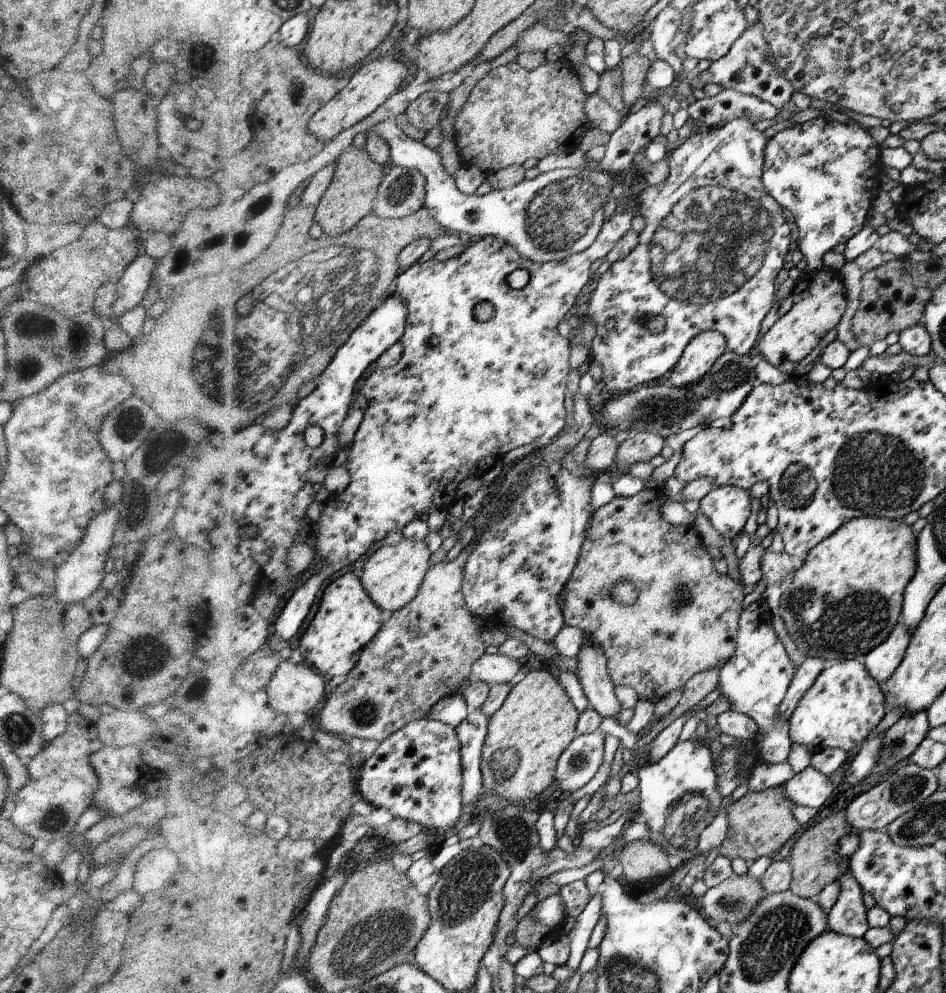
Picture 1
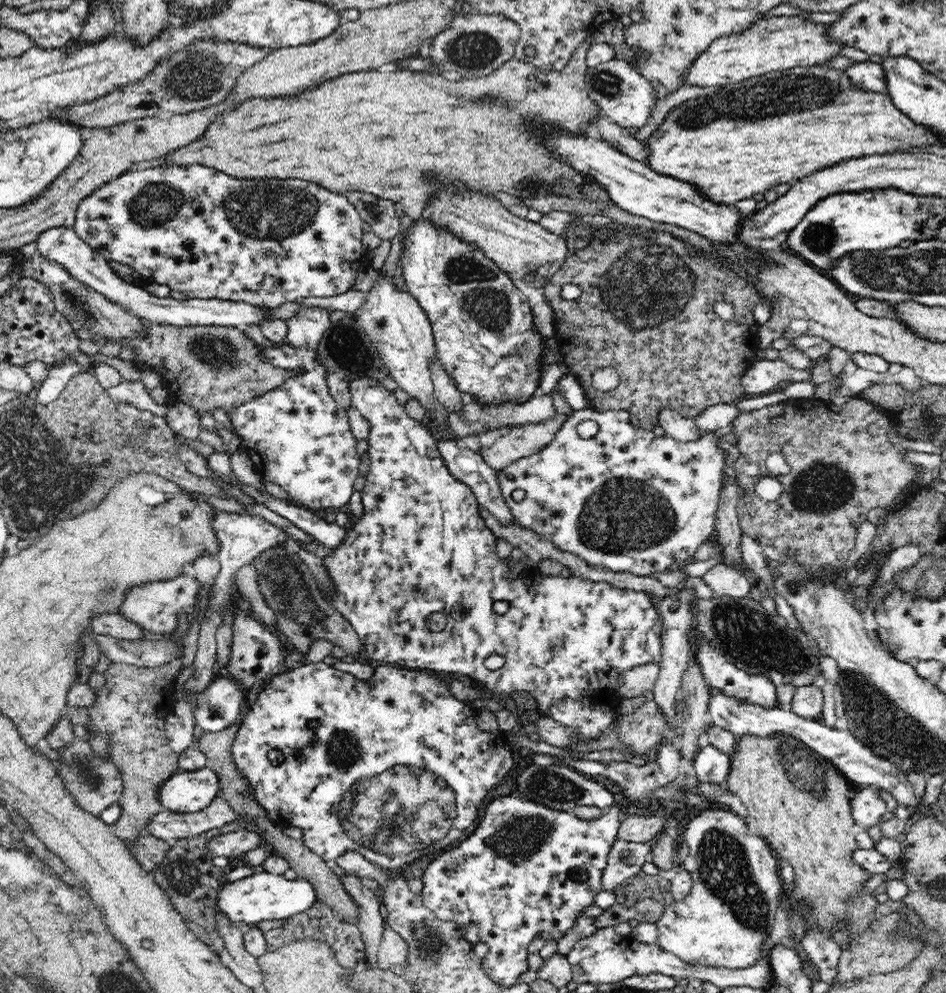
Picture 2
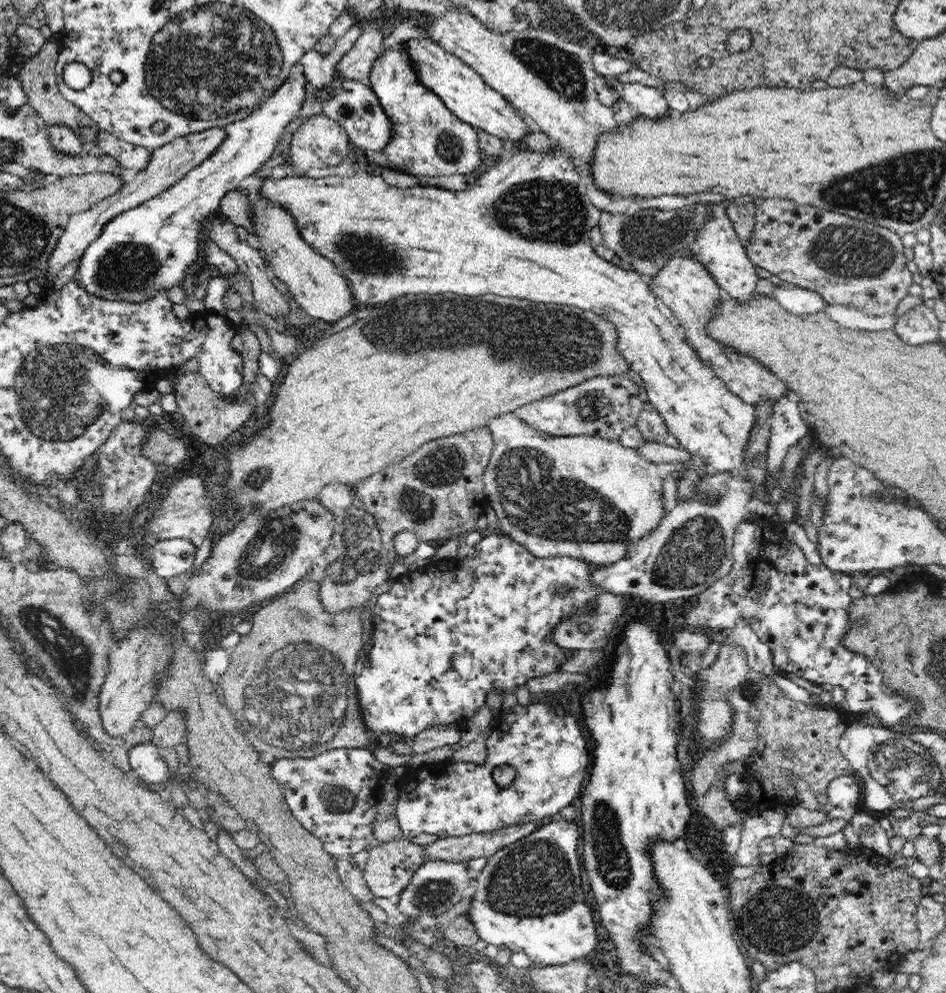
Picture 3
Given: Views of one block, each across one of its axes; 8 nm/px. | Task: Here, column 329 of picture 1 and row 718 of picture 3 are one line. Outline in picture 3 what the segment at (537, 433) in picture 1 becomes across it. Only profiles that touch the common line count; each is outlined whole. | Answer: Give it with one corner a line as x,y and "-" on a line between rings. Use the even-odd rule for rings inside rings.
532,704
524,707
521,705
515,706
510,713
500,714
498,721
494,724
494,730
490,740
488,740
488,760
481,765
470,764
469,762
462,762
462,764
454,764
445,759
444,761
432,763
429,765
421,765
420,767
411,770
400,778
398,787
400,787
400,800
398,800
398,808
396,808
396,814
398,822
403,830
403,836
406,838
415,838
421,833
438,835
440,838
448,836
464,836
466,834
474,832
492,832
497,828
502,828
506,825
518,824
526,821
533,821
538,819
553,819
557,817
560,812
566,806
572,805
572,801
582,796
582,784
586,780
586,776
590,774
590,766
592,762
592,750
588,746
588,734
584,730
584,726
580,724
580,720
576,716
563,714
559,715
557,712
553,712
550,707
542,704
-
502,766
509,766
514,771
514,778
507,785
500,785
496,779
494,779
494,772
496,768
502,768

